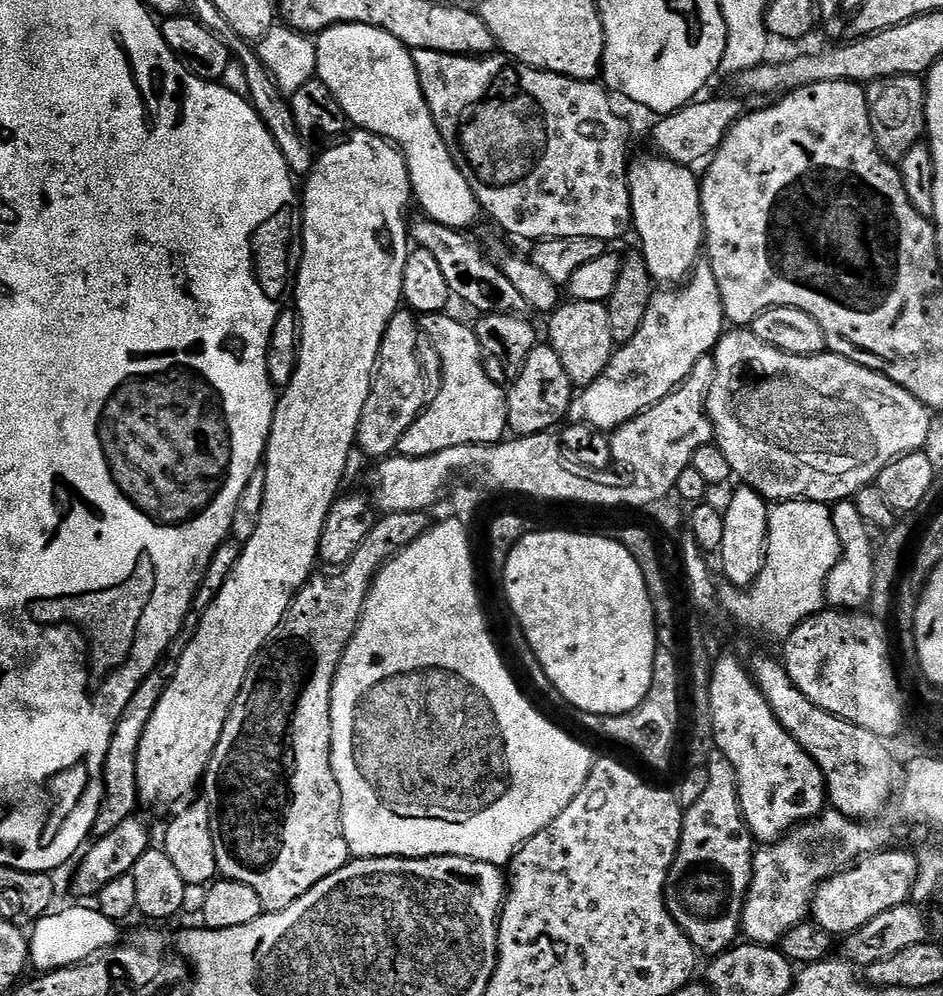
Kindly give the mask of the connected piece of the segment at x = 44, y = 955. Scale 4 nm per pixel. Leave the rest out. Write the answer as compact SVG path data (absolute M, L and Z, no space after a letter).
M95 907L92 908L64 908L61 912L53 911L51 914L40 917L30 928L28 954L33 969L41 973L53 972L56 968L68 968L72 964L83 964L97 954L113 947L121 939L117 921L106 918Z

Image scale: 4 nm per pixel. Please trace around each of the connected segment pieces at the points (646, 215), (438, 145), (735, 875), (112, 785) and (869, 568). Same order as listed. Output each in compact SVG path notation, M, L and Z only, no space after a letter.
M651 154L652 156L640 156L631 161L628 166L628 189L630 190L630 202L632 203L632 228L634 236L640 239L638 245L639 251L644 257L646 266L650 270L653 281L660 286L676 286L688 279L692 274L693 268L696 267L702 256L704 248L704 211L702 210L702 202L700 201L700 180L695 176L693 169L687 164L675 164L672 160L667 160L664 157Z
M336 24L319 33L314 41L317 48L316 76L326 82L326 86L330 86L330 94L338 98L338 106L342 106L342 110L347 114L349 125L381 136L404 153L404 160L408 164L408 177L412 183L412 195L415 203L420 203L420 208L424 211L421 213L427 219L453 230L468 230L475 222L476 215L481 215L482 209L476 201L470 182L454 162L446 142L442 142L442 134L438 134L438 126L430 114L430 106L418 82L418 70L412 61L411 51L386 30L369 24Z
M714 750L706 767L710 783L702 798L684 813L680 845L664 887L664 904L697 953L705 952L705 957L711 958L733 947L741 935L744 899L752 881L754 837L740 815L734 766L720 751Z
M153 674L134 690L130 702L126 702L126 710L122 710L122 718L112 731L110 750L106 750L104 763L104 801L100 803L98 818L92 827L92 836L99 838L118 830L122 822L137 815L140 804L138 790L138 746L142 746L142 734L146 734L146 722L150 722L150 714L154 714L154 706L158 706L158 698L162 698L165 681L159 680L159 675Z
M855 499L838 500L831 505L834 530L840 543L840 561L830 570L824 587L825 601L836 610L860 610L871 601L874 582L874 547L869 525L864 523L862 514L858 514Z

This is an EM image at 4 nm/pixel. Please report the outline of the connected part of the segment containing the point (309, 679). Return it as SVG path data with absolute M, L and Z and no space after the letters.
M390 512L381 515L377 519L376 525L373 526L372 532L366 534L366 538L358 546L354 558L350 558L350 562L346 562L343 568L328 574L332 576L313 575L292 600L292 605L288 607L288 612L284 616L284 623L280 625L275 636L252 659L252 665L246 674L246 682L242 682L242 690L226 718L222 738L218 738L218 746L210 758L202 781L202 796L208 801L208 809L210 810L210 830L214 838L216 870L225 880L246 882L246 886L251 886L258 894L258 898L262 898L265 912L286 910L286 906L298 902L298 898L302 898L302 894L306 894L306 890L318 886L318 882L322 882L322 878L330 878L330 874L342 870L350 863L348 843L344 837L344 827L340 817L342 814L342 790L338 790L338 778L334 774L334 766L332 765L332 687L334 686L334 678L340 668L340 659L343 658L348 643L351 642L352 636L360 624L360 616L364 612L364 603L369 590L372 588L373 580L393 556L398 555L403 548L410 546L422 533L428 531L430 527L428 518L423 512Z

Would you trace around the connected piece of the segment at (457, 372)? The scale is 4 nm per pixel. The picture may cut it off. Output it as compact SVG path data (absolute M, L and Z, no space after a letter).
M428 314L423 317L422 328L432 339L440 355L440 368L444 377L440 380L440 393L431 397L420 416L402 434L398 452L402 456L429 456L450 446L467 444L498 444L508 432L508 393L492 381L484 369L486 353L481 348L475 331L449 314Z

